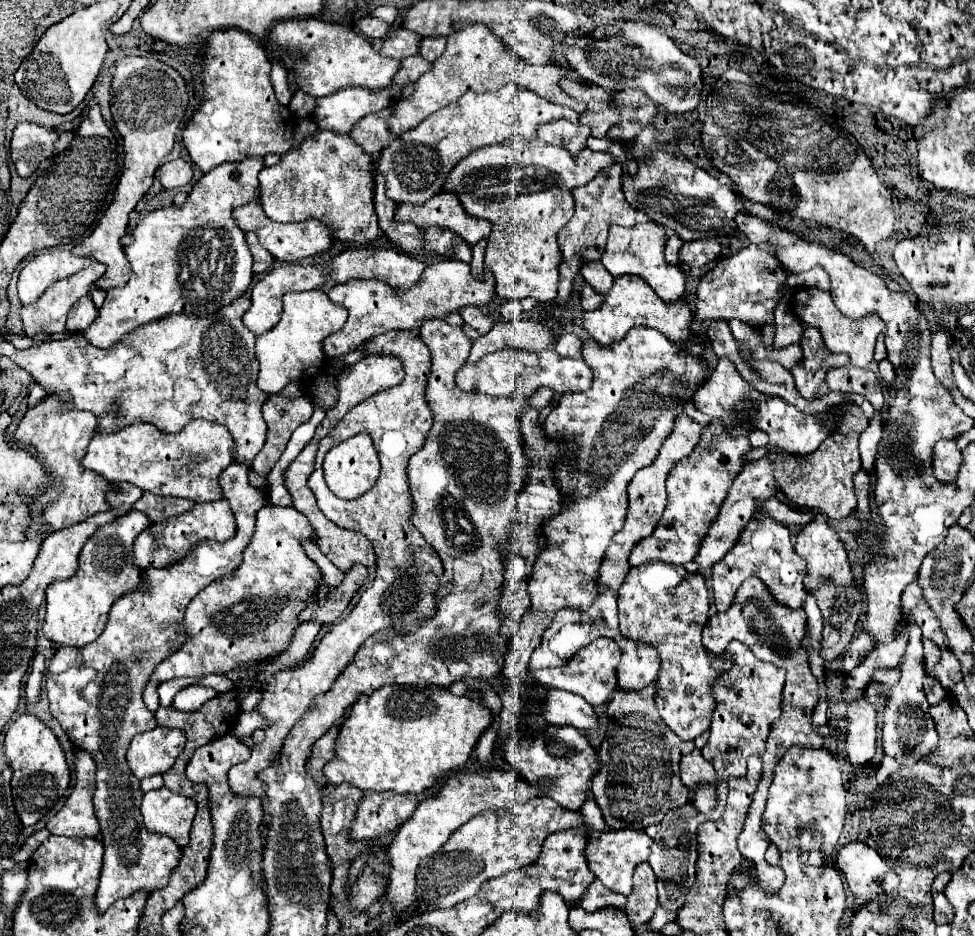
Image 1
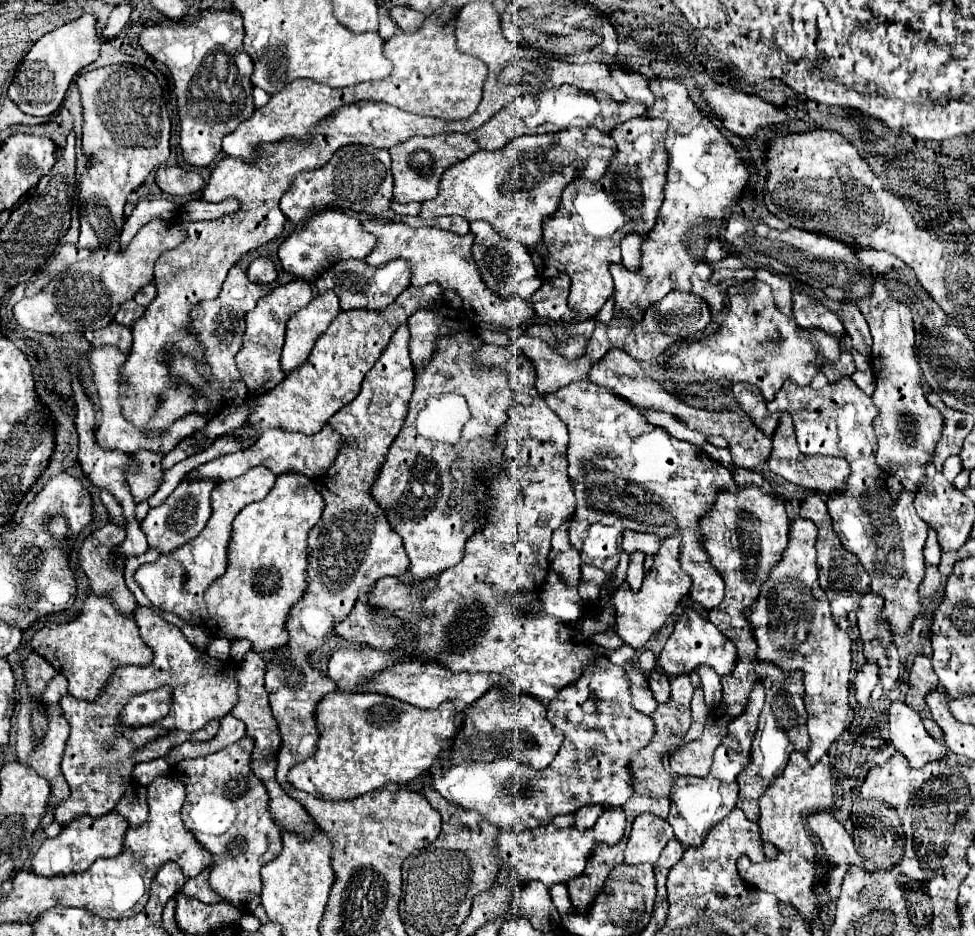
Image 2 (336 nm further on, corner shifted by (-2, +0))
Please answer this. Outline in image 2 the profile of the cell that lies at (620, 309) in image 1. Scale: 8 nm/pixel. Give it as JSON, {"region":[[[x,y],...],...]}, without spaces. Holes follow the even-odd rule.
{"region":[[[665,78],[650,81],[655,101],[648,108],[648,118],[665,118],[669,124],[665,148],[669,154],[669,172],[665,184],[665,200],[657,216],[657,224],[641,246],[641,264],[635,272],[623,264],[609,264],[615,284],[613,314],[627,314],[641,322],[649,304],[661,300],[671,290],[691,290],[691,276],[709,280],[711,264],[723,260],[729,252],[723,246],[725,220],[733,214],[741,194],[749,184],[749,170],[741,162],[739,152],[721,134],[721,130],[695,106],[687,88]]]}

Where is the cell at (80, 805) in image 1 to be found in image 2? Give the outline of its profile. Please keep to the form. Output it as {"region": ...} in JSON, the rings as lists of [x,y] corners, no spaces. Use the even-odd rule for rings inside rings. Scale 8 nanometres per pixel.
{"region":[[[139,606],[135,612],[135,622],[141,630],[141,638],[155,652],[153,664],[145,668],[119,668],[117,672],[113,672],[109,686],[95,702],[77,700],[73,696],[63,696],[59,702],[63,716],[71,726],[71,734],[65,744],[65,754],[61,762],[65,780],[71,788],[71,796],[55,810],[55,820],[61,826],[83,814],[99,818],[103,814],[109,814],[117,806],[117,802],[133,782],[131,772],[135,764],[131,758],[139,746],[173,728],[187,732],[201,730],[207,722],[227,716],[237,702],[237,684],[233,678],[233,666],[229,662],[215,660],[207,652],[199,652],[197,648],[193,648],[177,626],[159,618],[151,608]],[[161,686],[169,686],[173,692],[173,704],[165,718],[139,728],[127,728],[117,720],[129,698],[141,694],[141,688]]]}

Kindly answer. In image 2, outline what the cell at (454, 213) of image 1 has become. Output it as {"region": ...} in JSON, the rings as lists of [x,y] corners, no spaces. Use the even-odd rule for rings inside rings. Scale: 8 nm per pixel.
{"region":[[[597,128],[517,136],[499,150],[479,150],[447,168],[439,182],[437,198],[421,204],[421,216],[439,218],[457,214],[467,222],[485,220],[499,236],[531,248],[543,238],[541,226],[545,218],[557,212],[565,184],[575,178],[599,182],[615,154],[617,146],[613,138]]]}

